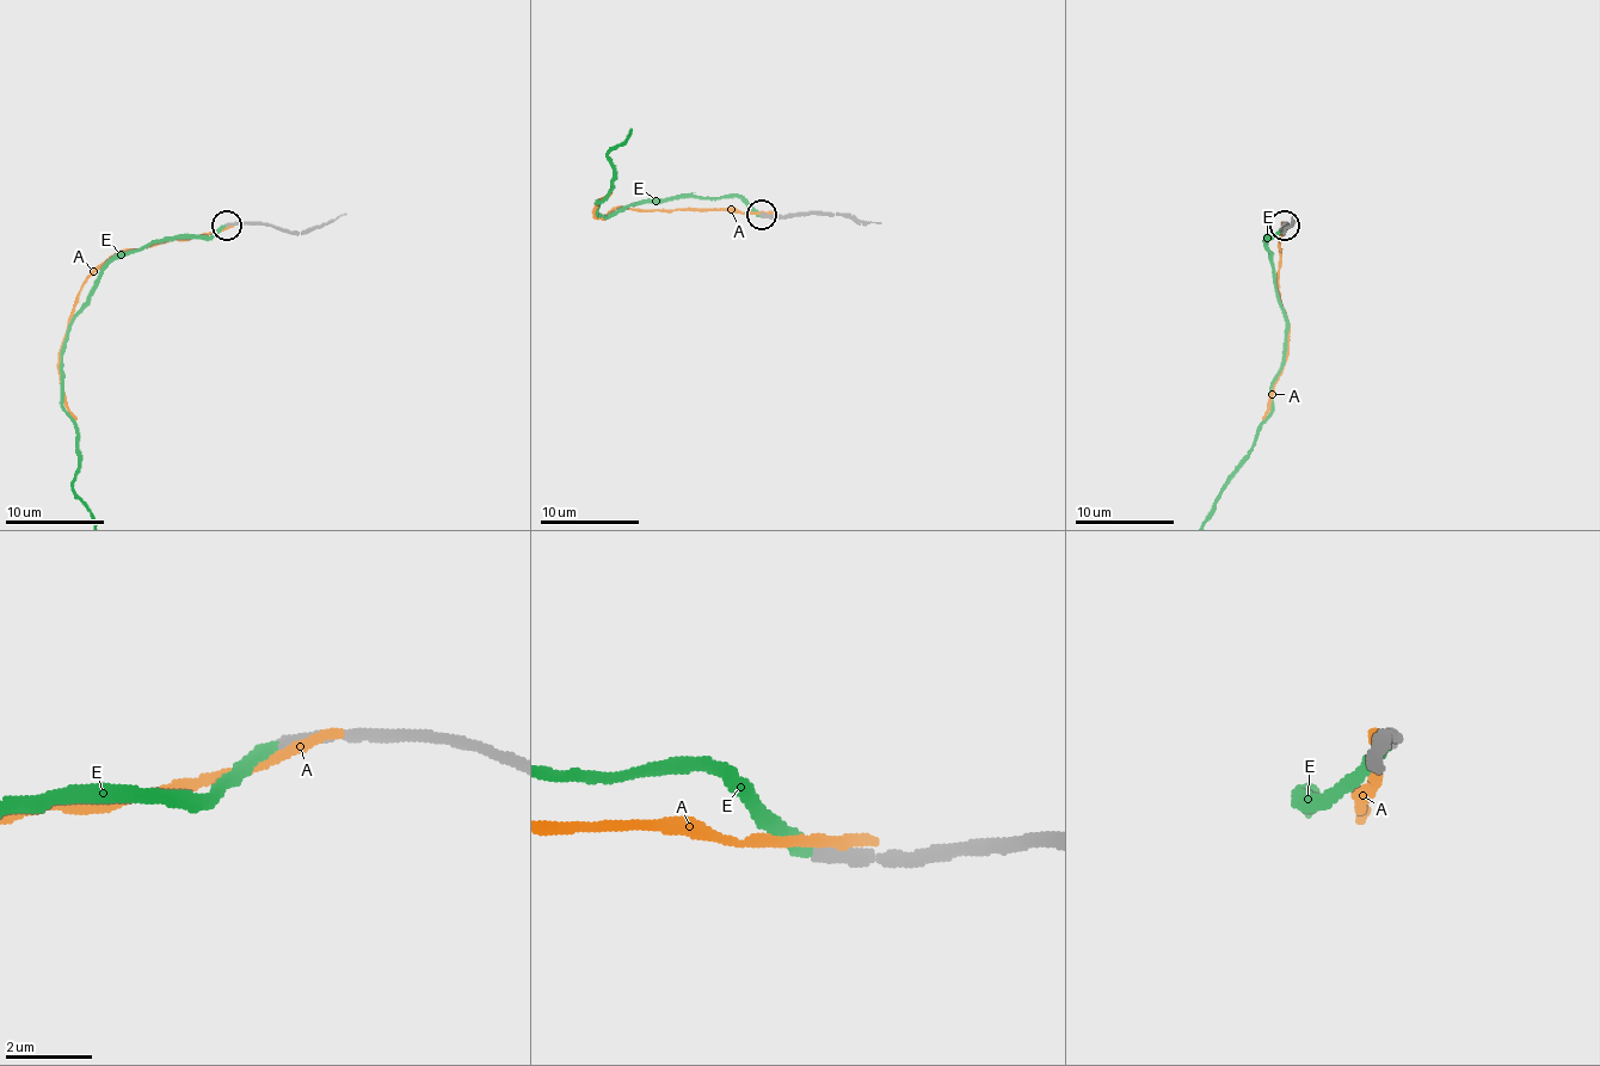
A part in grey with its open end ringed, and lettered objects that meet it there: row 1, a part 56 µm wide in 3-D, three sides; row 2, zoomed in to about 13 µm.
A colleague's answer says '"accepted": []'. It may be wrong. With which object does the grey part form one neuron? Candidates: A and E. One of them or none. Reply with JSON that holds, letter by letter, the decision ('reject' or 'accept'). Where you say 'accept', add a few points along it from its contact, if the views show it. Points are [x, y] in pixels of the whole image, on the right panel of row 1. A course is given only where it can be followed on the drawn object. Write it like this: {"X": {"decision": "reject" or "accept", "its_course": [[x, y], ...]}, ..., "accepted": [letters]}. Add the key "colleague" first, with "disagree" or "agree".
{"colleague": "disagree", "A": {"decision": "reject"}, "E": {"decision": "accept"}, "accepted": ["E"]}

